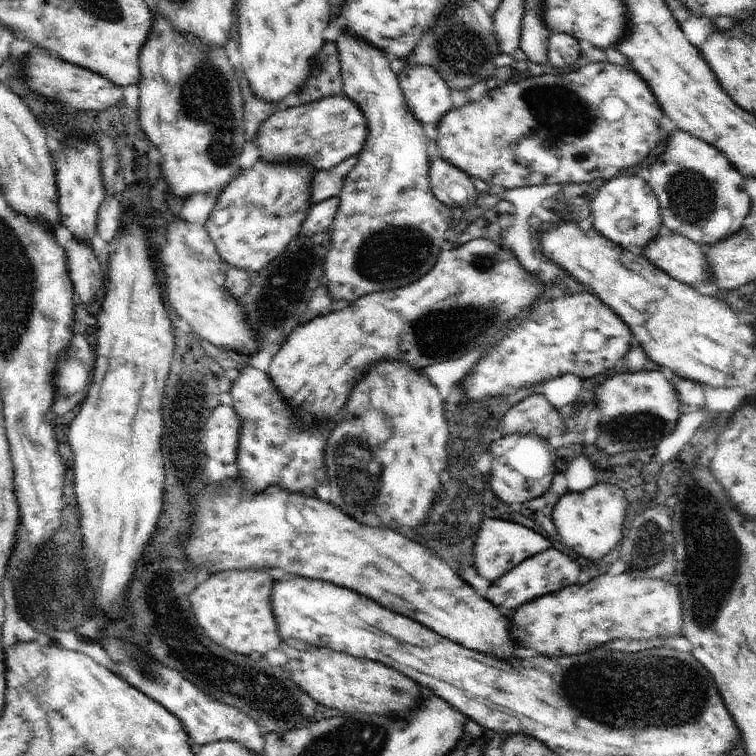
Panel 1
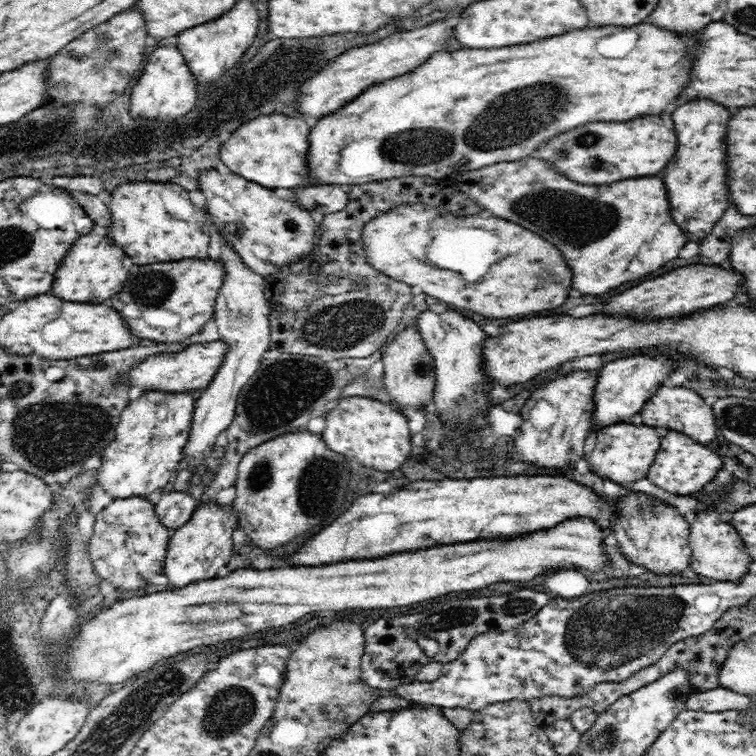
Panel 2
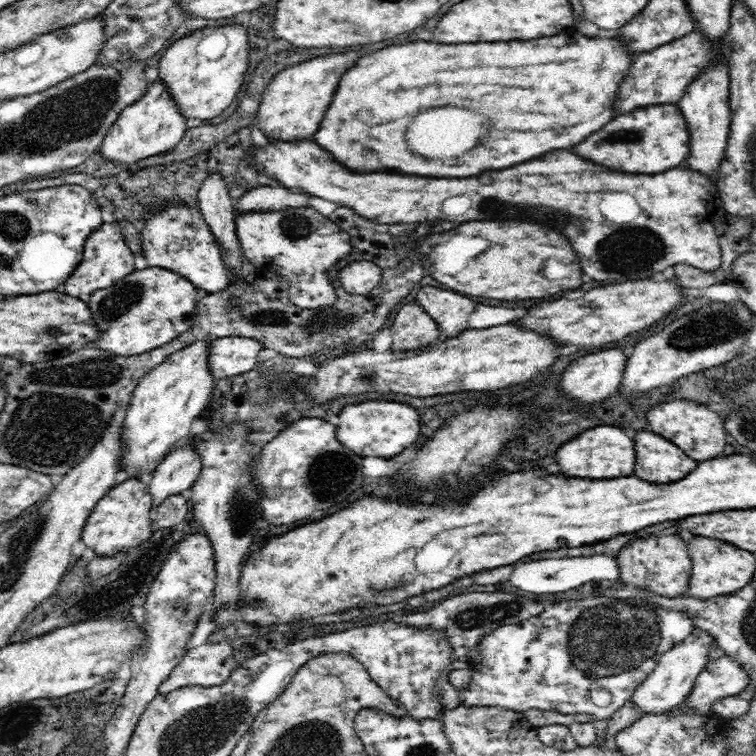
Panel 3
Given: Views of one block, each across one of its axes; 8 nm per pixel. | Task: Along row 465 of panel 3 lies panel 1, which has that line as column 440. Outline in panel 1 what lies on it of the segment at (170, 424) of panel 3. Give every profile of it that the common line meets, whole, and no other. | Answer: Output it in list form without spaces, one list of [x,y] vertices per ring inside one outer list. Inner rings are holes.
[[[609,59],[592,62],[571,73],[544,74],[507,83],[491,90],[490,94],[494,96],[484,95],[481,100],[470,101],[444,115],[437,126],[437,152],[448,164],[474,179],[480,178],[506,190],[540,184],[592,182],[602,178],[604,170],[610,166],[616,166],[618,170],[636,166],[665,138],[660,128],[664,112],[650,86],[638,72],[612,64]]]

